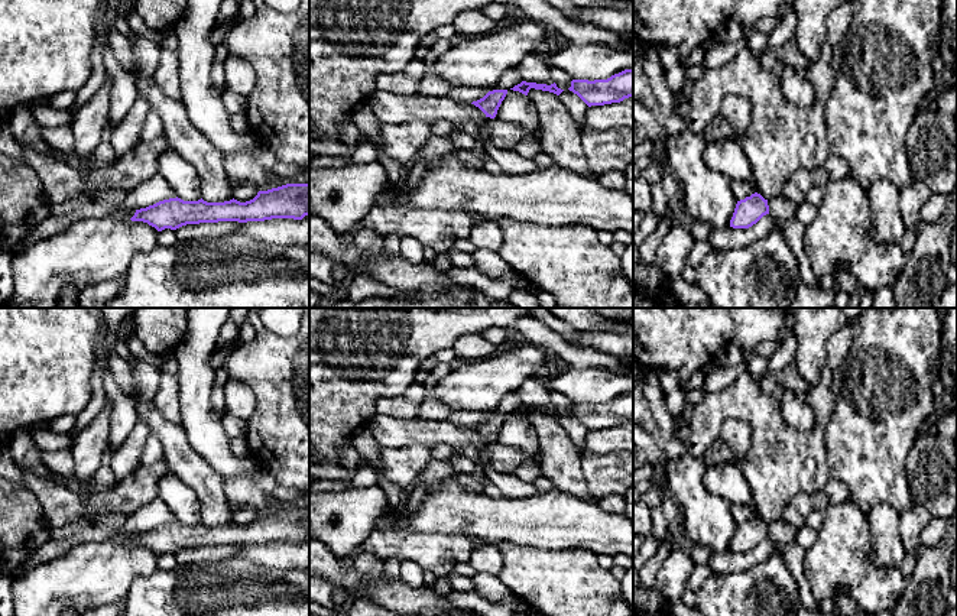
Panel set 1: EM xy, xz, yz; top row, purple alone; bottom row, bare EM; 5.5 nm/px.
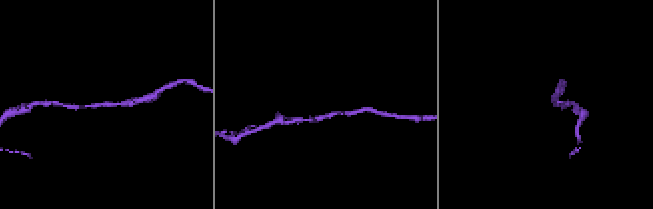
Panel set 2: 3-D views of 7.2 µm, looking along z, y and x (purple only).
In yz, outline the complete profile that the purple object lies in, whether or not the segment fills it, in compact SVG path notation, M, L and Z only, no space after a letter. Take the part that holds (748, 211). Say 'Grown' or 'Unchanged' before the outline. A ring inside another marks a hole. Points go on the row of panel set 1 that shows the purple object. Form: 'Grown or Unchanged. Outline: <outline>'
Unchanged. Outline: M755 192L750 197L737 201L733 217L730 220L730 227L749 228L766 214L769 214L768 200Z

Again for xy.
Unchanged. Outline: M286 184L257 195L246 202L230 200L224 202L184 201L169 198L146 208L136 210L132 221L143 221L158 231L176 230L186 224L218 221L265 221L272 218L302 220L309 215L309 184Z

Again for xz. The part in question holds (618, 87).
Unchanged. Outline: M633 68L611 75L607 80L572 80L568 88L588 107L620 103L633 97Z

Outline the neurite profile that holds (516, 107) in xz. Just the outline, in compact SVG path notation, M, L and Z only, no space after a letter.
M507 90L496 119L522 126L531 132L539 127L539 116L533 103L522 93Z

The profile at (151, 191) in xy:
M158 174L156 176L143 181L137 188L130 191L120 205L100 204L93 201L91 204L80 207L77 211L66 217L49 217L38 226L30 227L25 240L30 247L35 243L64 233L71 224L77 221L106 217L119 207L140 210L169 198L176 198L176 194L166 182L166 179Z

